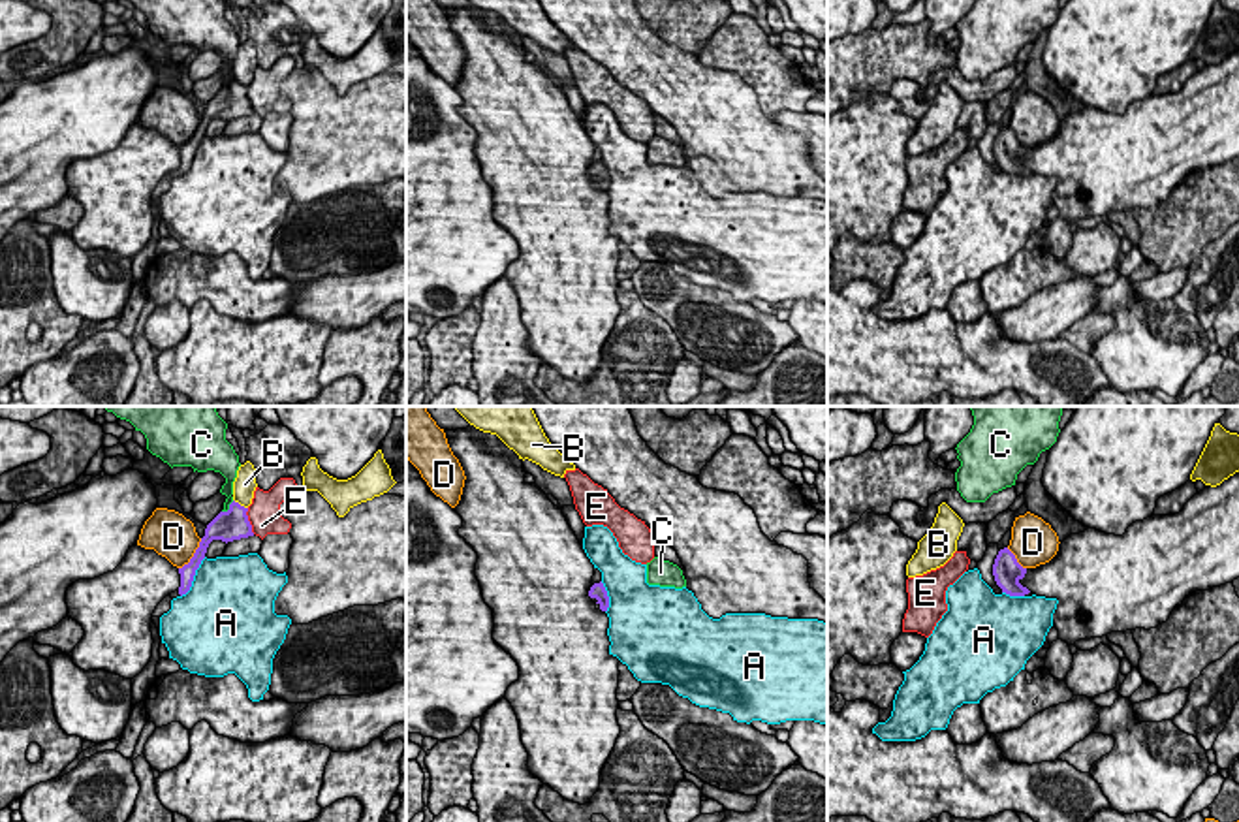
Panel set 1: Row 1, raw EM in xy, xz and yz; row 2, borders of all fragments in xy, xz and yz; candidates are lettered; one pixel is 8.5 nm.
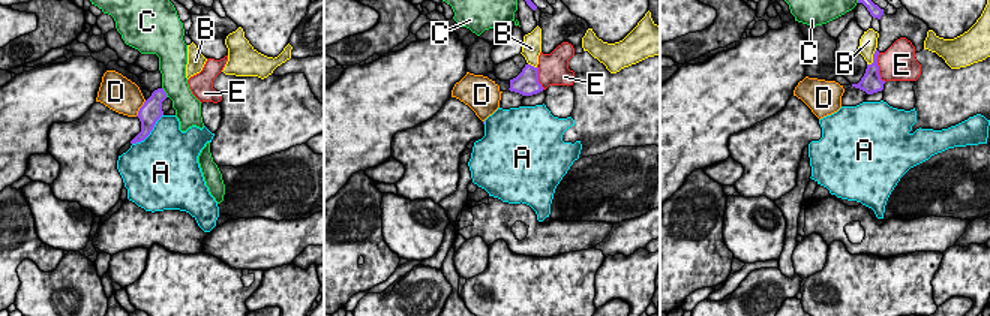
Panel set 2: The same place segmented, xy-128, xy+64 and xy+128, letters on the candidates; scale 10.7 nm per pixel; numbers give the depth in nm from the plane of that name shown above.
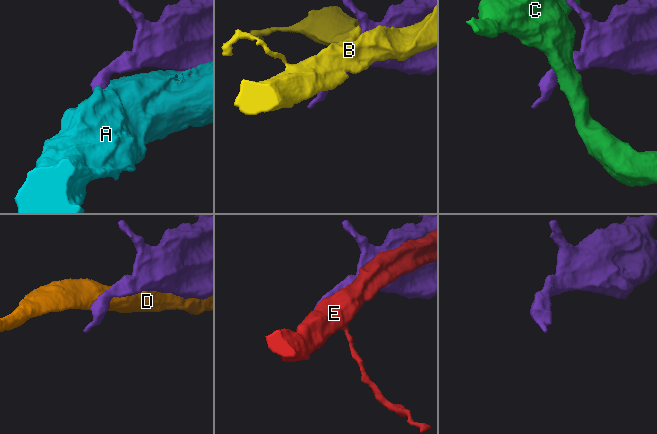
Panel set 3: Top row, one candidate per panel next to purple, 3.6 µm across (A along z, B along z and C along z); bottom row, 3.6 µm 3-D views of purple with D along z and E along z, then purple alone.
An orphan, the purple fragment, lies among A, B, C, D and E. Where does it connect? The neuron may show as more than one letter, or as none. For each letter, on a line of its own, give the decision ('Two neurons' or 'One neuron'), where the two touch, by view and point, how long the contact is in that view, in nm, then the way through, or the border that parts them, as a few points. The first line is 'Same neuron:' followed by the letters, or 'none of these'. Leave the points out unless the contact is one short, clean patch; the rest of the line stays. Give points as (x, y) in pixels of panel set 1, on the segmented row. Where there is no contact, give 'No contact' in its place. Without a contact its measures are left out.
Same neuron: none of these
A: Two neurons. Touches purple at xy (192, 578). Shared border 420 nm
B: Two neurons. Touches purple at xy (239, 505). Shared border 150 nm
C: Two neurons. Touches purple at xy (230, 508). Shared border 150 nm
D: Two neurons. Touches purple at xy (194, 555). Shared border 340 nm
E: Two neurons. Touches purple at xy (249, 521). Shared border 240 nm

